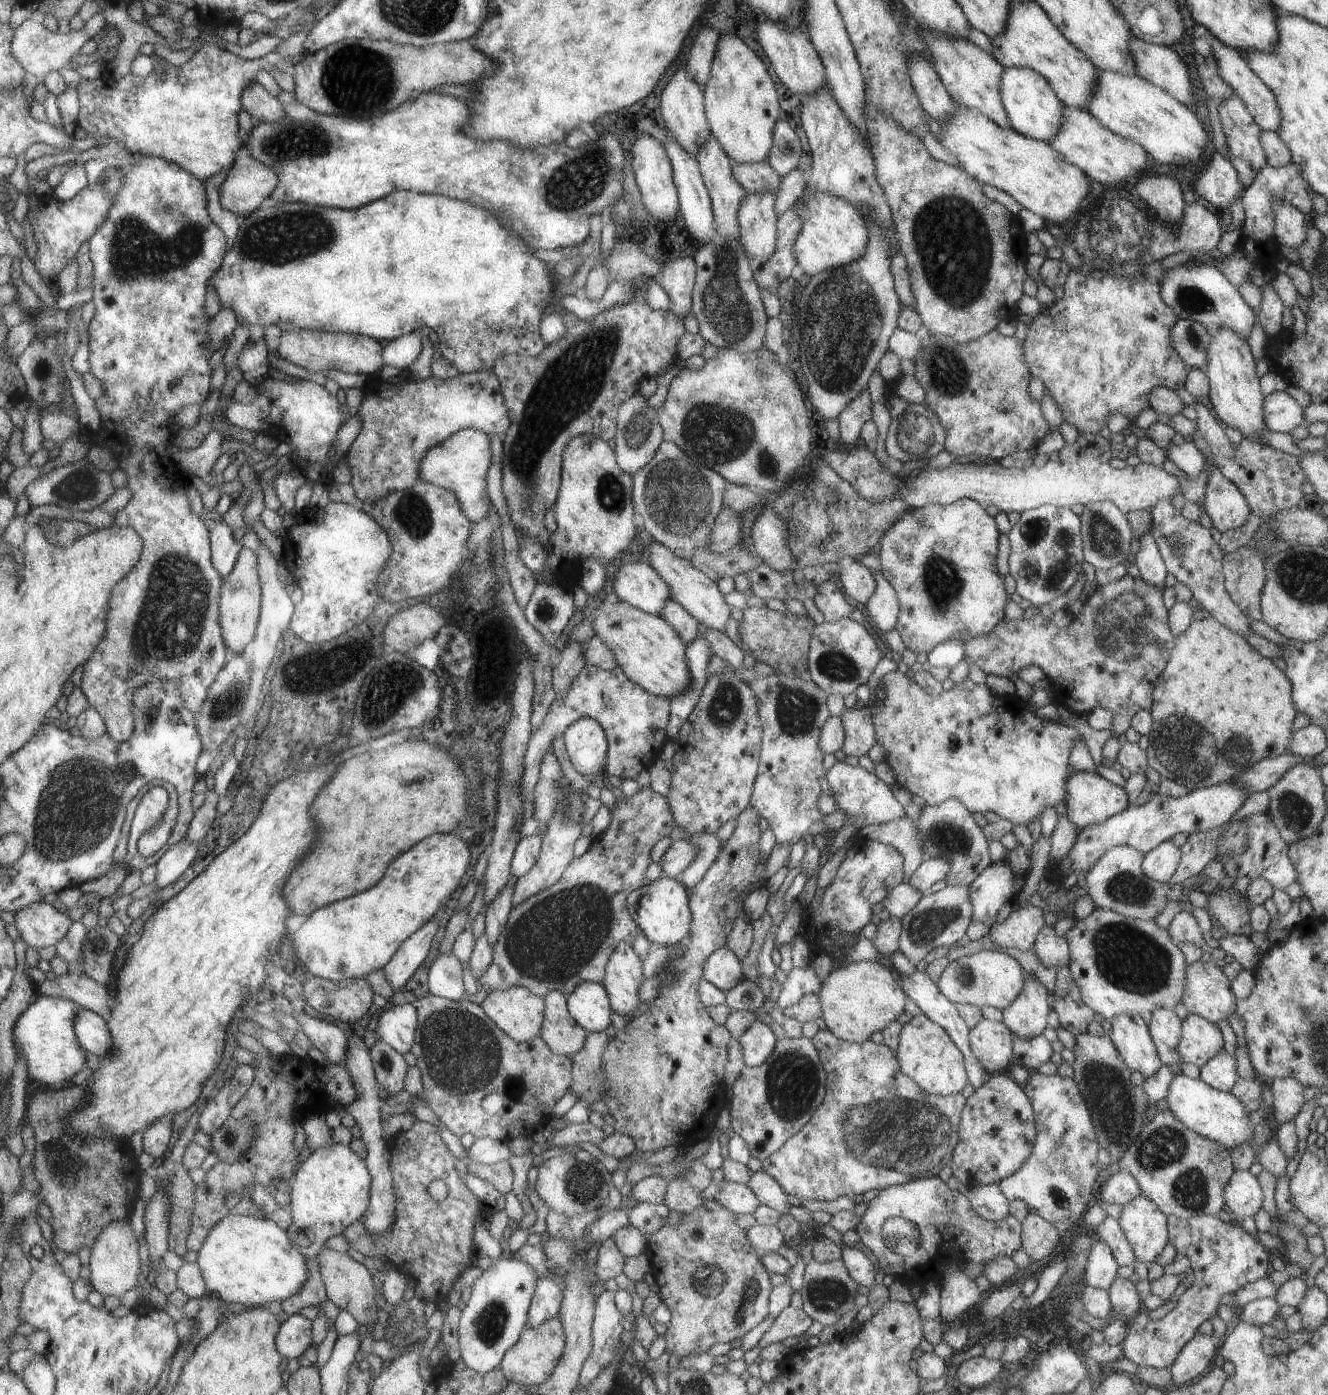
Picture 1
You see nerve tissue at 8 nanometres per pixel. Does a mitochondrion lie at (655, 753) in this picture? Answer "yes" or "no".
no

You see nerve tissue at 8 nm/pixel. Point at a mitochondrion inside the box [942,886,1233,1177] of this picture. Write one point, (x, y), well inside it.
(1127, 957)

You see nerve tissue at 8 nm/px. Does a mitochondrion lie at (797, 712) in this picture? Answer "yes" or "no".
yes

